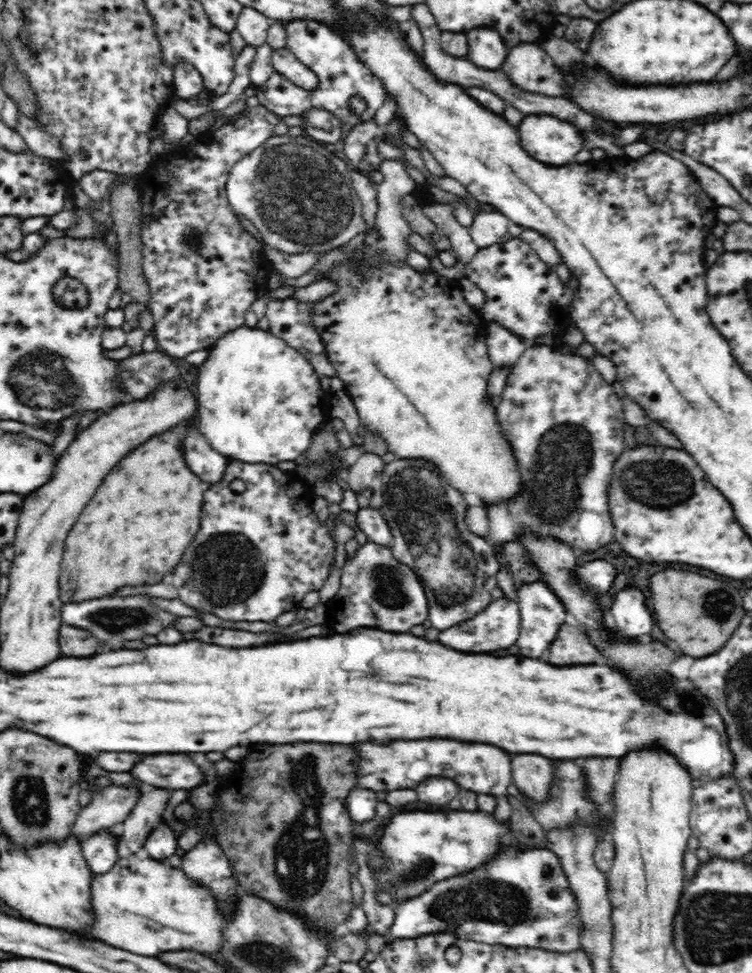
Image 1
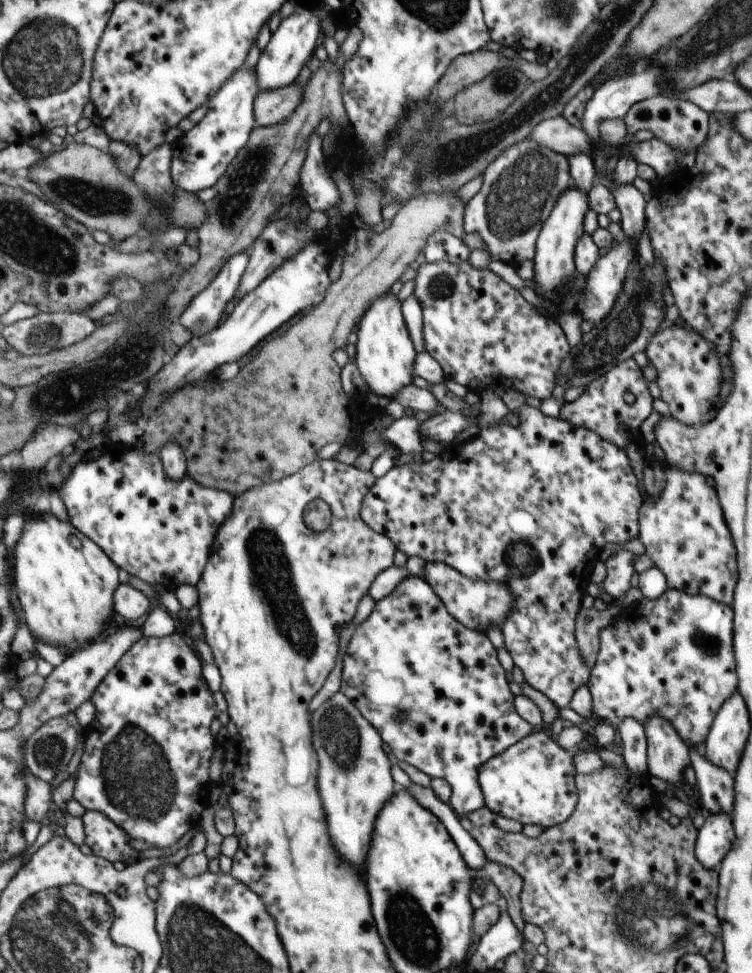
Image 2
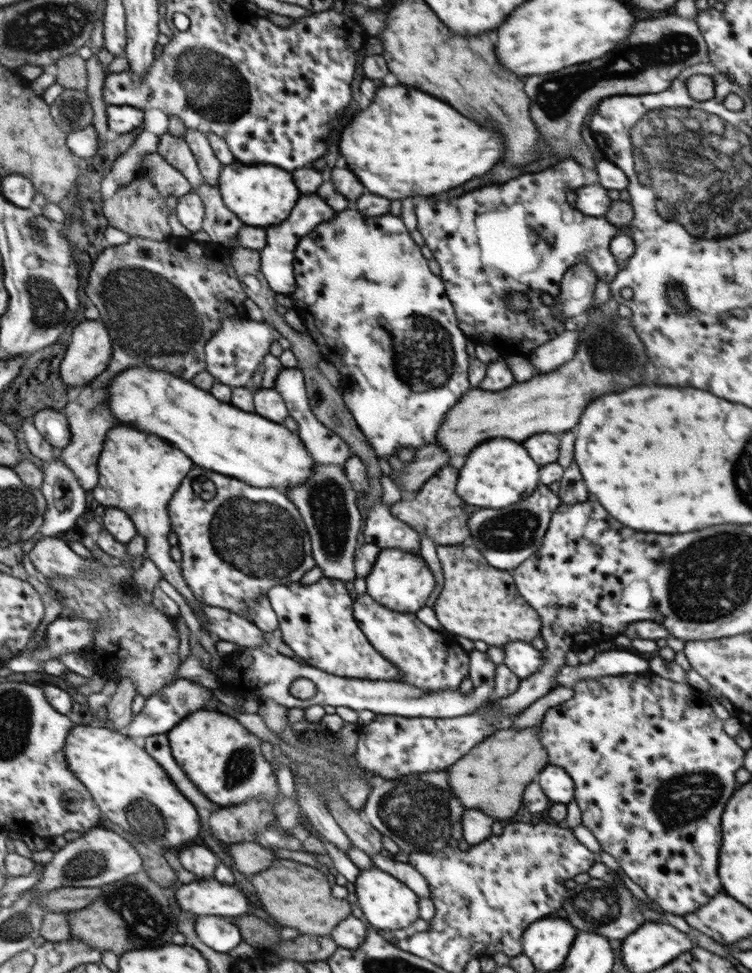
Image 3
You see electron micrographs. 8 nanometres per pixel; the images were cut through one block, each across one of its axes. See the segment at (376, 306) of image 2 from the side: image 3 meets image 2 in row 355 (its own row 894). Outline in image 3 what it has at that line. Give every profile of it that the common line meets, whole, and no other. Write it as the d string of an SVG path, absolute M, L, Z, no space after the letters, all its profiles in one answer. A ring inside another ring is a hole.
M378 867L359 872L355 885L357 904L362 909L368 923L378 930L395 931L398 928L410 930L412 922L418 918L418 896L398 878Z

